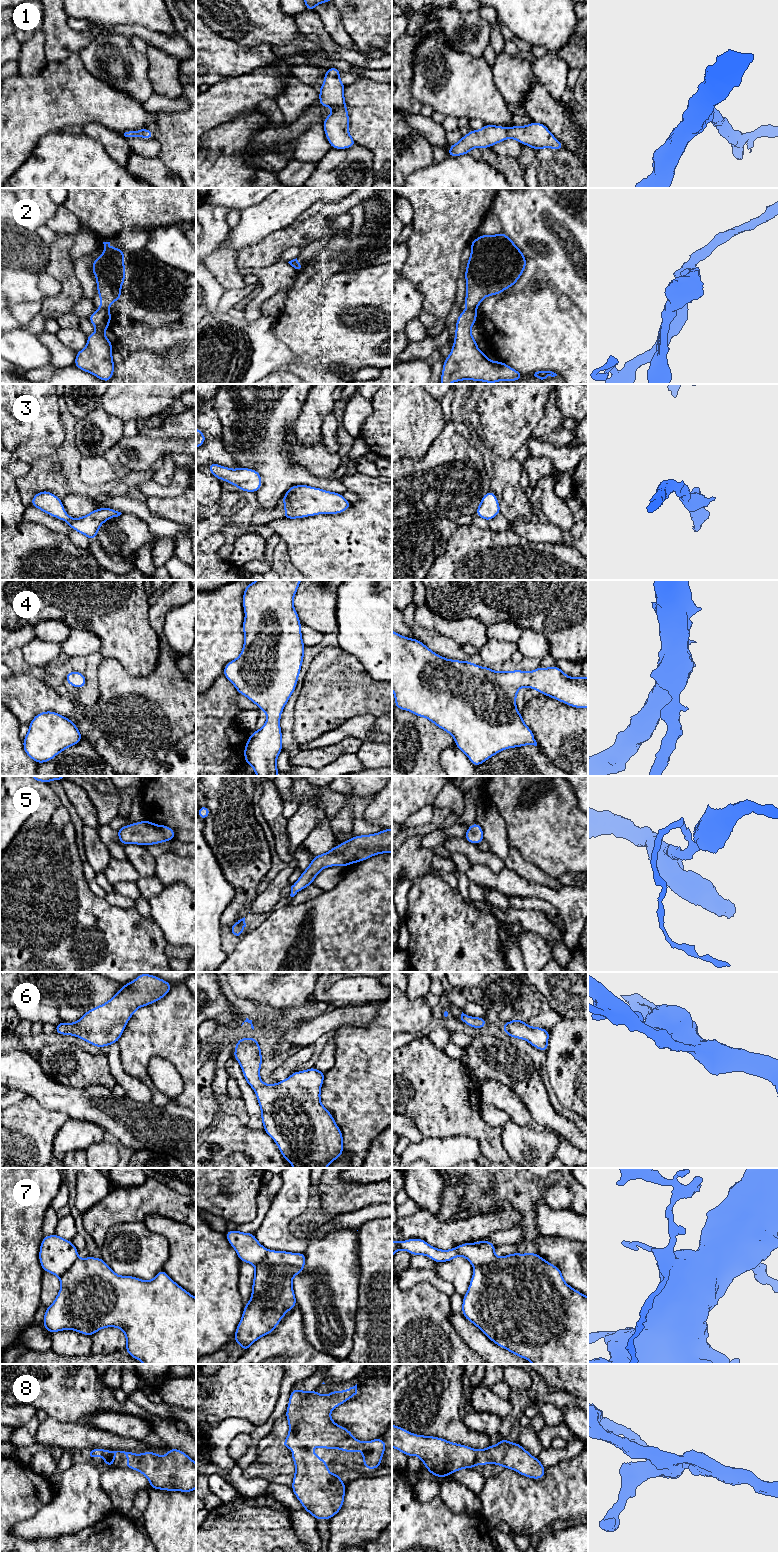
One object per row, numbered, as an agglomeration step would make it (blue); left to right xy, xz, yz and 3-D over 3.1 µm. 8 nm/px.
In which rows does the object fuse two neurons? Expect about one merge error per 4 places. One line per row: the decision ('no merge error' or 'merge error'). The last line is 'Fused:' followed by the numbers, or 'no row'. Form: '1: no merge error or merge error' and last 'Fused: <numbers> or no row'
1: no merge error
2: merge error
3: no merge error
4: no merge error
5: no merge error
6: no merge error
7: merge error
8: no merge error
Fused: 2, 7

